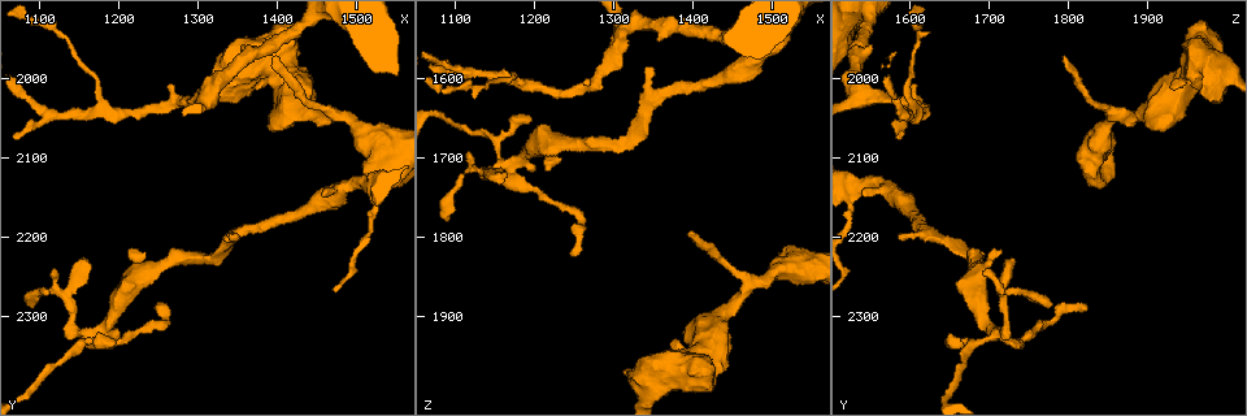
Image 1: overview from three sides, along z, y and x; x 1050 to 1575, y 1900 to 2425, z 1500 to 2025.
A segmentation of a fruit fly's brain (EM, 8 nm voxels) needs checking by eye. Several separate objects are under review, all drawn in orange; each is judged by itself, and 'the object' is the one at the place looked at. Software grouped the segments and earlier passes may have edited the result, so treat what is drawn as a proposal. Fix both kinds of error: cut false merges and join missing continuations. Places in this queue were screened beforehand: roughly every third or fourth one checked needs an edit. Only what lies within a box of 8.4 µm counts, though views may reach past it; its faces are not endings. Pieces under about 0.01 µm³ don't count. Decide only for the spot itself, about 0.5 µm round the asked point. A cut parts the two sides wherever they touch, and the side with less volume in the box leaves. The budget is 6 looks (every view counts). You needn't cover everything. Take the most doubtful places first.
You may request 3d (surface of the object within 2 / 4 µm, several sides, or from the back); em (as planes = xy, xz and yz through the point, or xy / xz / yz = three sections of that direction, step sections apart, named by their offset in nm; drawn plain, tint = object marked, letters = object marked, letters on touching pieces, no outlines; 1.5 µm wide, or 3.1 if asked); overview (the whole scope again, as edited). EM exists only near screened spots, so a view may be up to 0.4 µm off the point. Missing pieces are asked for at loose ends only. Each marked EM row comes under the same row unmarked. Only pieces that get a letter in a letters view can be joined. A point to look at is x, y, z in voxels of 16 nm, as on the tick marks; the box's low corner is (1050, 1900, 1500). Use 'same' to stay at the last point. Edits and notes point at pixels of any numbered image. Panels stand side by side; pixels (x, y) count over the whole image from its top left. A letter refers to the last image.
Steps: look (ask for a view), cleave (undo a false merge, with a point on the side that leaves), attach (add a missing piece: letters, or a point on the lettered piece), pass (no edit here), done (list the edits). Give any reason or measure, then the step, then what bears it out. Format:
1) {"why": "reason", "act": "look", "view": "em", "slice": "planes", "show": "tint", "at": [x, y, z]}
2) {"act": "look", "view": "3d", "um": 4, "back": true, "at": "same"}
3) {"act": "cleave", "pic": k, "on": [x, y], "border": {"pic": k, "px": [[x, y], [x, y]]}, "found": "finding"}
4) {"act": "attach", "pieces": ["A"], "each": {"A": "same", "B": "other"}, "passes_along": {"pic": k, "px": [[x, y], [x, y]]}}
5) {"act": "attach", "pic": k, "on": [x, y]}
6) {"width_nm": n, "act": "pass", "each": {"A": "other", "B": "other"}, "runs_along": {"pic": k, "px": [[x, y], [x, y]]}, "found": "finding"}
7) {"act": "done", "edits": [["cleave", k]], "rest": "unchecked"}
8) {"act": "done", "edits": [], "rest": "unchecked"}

{"why": "an open end", "act": "look", "view": "em", "slice": "xz", "step": 4, "show": "tint", "at": [1455, 2145, 1540]}

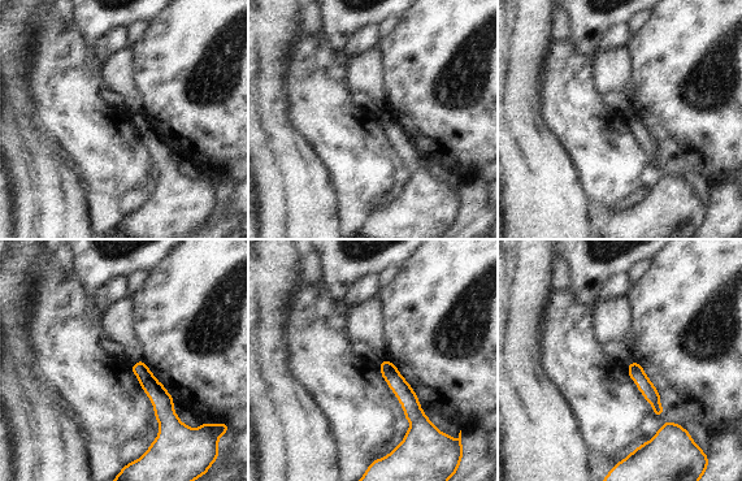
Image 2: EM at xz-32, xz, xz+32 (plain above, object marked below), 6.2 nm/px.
{"why": "see the neighbours", "act": "look", "view": "em", "slice": "xz", "step": 4, "show": "letters", "at": "same"}

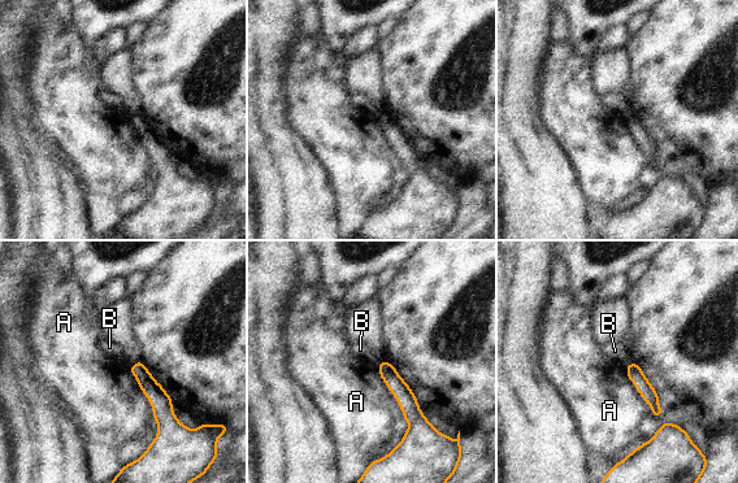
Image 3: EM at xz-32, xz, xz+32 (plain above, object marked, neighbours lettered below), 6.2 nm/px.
{"act": "attach", "pieces": ["B"], "each": {"A": "other", "B": "same"}, "passes_along": {"pic": 3, "px": [[403, 394], [380, 362], [360, 349]]}, "found": "the neuron continues"}

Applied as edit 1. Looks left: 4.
{"act": "look", "view": "overview"}

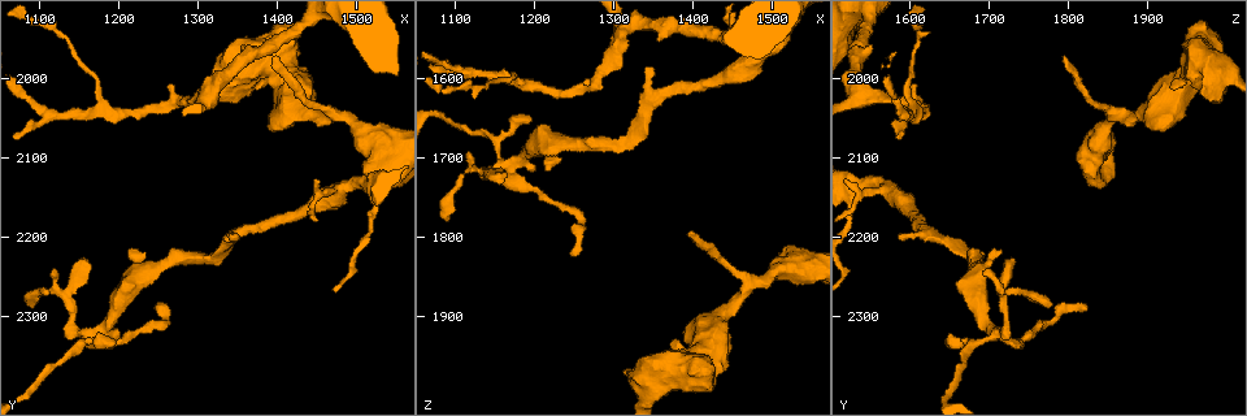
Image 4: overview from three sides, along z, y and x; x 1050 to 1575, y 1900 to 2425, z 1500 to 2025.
{"why": "branch stops here", "act": "look", "view": "em", "slice": "planes", "show": "letters", "at": [1395, 1970, 1795]}

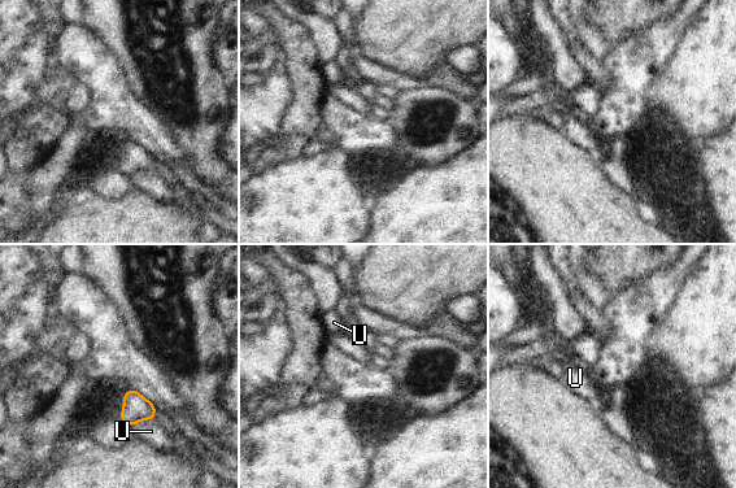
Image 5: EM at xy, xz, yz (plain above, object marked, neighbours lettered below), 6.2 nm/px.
{"act": "pass", "each": {"U": "other"}, "border": {"pic": 5, "px": [[155, 418], [139, 421], [131, 426]]}, "found": "no lettered piece goes on from it"}

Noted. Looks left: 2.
{"why": "three arms meet", "act": "look", "view": "em", "slice": "planes", "show": "letters", "at": [1475, 2045, 1865]}

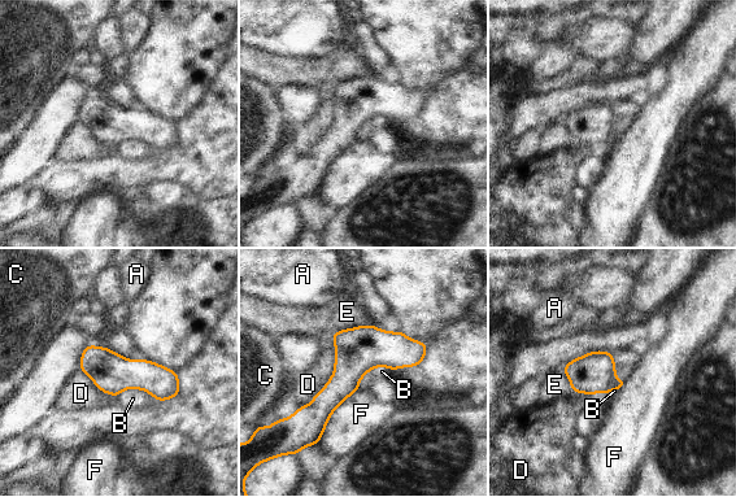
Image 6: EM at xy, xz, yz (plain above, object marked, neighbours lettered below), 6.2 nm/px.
{"act": "pass", "each": {"A": "other", "B": "other", "C": "other", "D": "other", "E": "other", "F": "other"}, "runs_along": {"pic": 6, "px": [[422, 347], [375, 351], [304, 422]]}, "found": "one neuron here"}

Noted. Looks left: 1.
{"act": "done", "edits": [["attach", 3]], "rest": "unchecked"}

